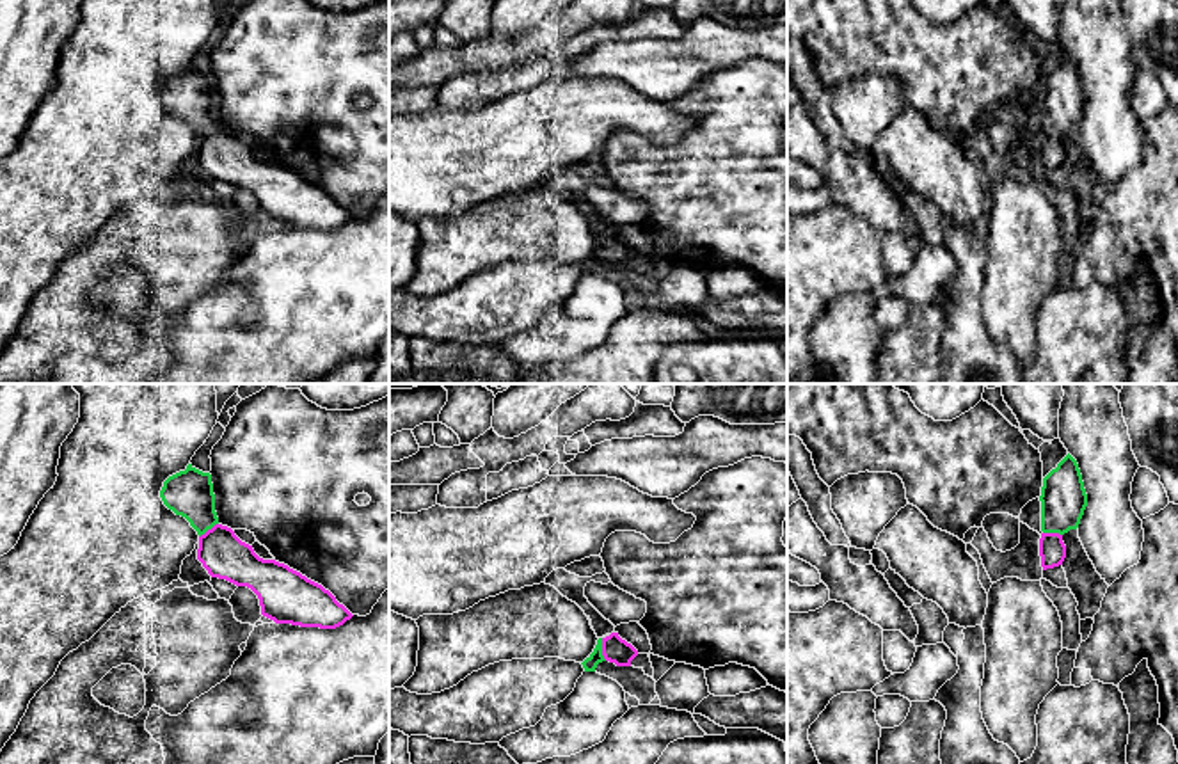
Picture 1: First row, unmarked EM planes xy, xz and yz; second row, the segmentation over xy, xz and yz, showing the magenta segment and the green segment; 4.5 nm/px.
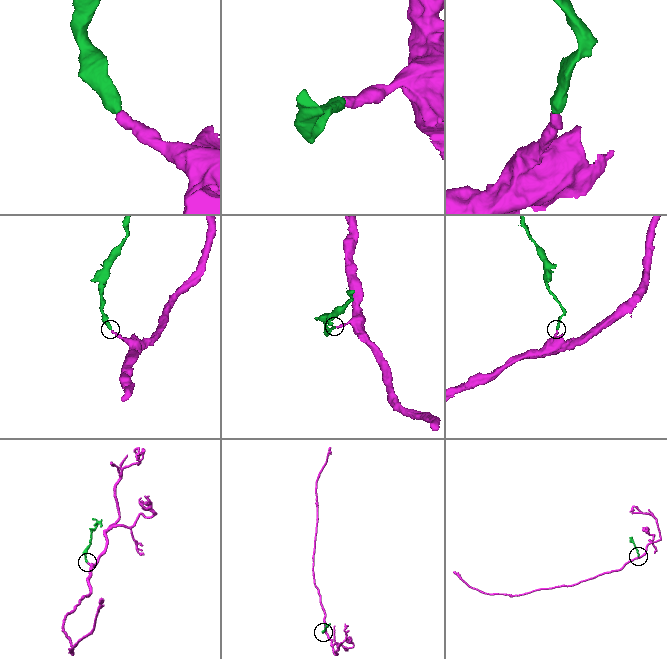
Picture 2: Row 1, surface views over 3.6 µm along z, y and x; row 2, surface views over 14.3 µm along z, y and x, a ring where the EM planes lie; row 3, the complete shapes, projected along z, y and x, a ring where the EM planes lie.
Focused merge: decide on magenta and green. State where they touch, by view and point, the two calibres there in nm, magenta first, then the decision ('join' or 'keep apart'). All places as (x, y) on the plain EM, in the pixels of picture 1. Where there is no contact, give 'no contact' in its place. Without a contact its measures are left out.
xz (603, 251) | 120/70 nm | join

